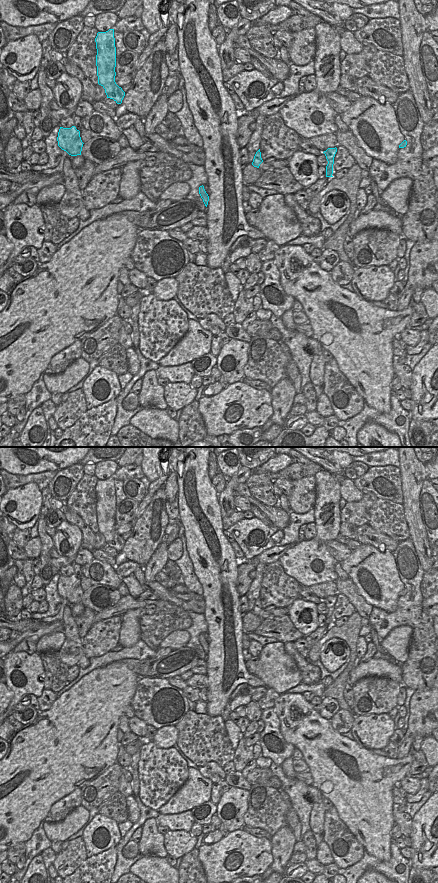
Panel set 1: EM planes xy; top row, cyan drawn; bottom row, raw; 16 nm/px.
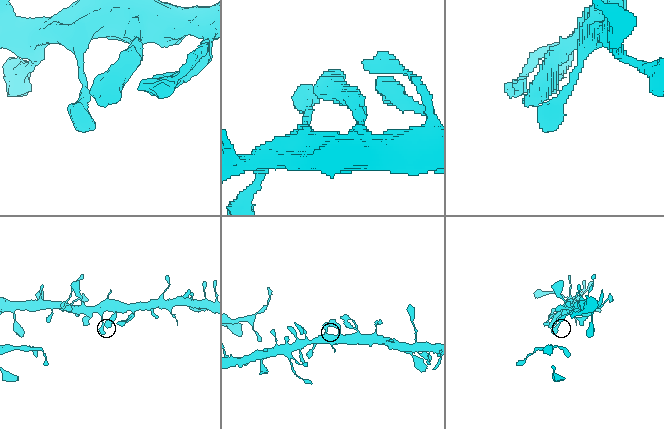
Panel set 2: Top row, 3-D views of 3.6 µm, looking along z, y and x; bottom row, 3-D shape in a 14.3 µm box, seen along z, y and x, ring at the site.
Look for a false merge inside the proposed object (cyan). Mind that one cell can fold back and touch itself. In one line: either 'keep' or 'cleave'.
keep

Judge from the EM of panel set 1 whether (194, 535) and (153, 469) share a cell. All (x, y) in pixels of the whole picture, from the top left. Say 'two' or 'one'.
two

